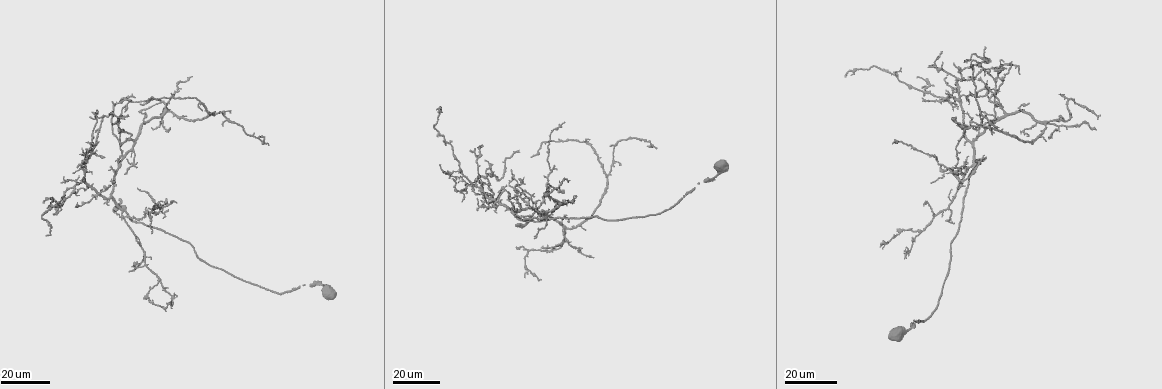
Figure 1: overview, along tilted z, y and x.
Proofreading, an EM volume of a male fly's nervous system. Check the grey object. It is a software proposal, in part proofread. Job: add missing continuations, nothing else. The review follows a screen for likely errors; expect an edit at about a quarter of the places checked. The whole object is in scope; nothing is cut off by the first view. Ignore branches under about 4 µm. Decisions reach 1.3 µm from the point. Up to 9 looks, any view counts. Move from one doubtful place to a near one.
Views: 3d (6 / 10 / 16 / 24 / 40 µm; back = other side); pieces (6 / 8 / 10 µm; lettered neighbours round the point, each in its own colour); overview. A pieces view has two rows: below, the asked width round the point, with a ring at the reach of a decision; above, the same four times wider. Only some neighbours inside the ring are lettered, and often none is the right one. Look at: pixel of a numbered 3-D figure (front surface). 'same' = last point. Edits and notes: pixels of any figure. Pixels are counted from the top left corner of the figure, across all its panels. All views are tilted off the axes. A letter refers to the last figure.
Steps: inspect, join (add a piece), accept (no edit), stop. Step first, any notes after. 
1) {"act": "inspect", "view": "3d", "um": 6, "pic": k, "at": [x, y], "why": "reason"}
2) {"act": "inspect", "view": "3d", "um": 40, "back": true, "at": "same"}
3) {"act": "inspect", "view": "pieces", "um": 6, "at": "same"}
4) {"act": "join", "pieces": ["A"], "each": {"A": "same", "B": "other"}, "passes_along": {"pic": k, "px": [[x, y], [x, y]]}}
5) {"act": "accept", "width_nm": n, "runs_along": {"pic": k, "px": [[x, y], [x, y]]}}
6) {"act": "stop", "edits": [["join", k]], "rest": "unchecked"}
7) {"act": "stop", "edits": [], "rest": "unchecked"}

{"act": "inspect", "view": "3d", "um": 24, "pic": 1, "at": [1001, 77], "why": "branch stops here"}

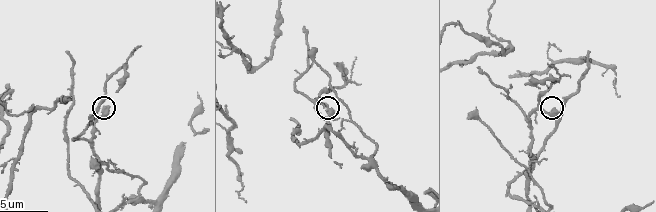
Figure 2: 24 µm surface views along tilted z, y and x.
{"act": "inspect", "view": "pieces", "um": 10, "pic": 2, "at": [560, 113]}

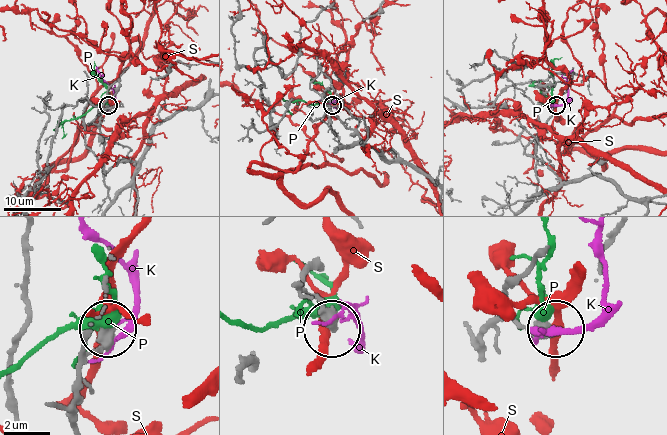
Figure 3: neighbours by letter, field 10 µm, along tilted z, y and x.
{"act": "accept", "each": {"K": "other", "P": "other", "S": "other"}, "runs_along": {"pic": 3, "px": [[297, 287], [309, 292], [331, 328]]}, "found": "none of them fits"}

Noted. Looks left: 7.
{"act": "inspect", "view": "3d", "um": 24, "pic": 1, "at": [984, 46], "why": "an open end"}

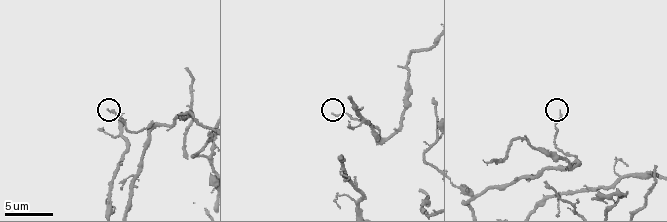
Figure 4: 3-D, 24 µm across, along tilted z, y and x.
{"act": "inspect", "view": "pieces", "um": 8, "pic": 4, "at": [333, 113], "why": "see the neighbours"}

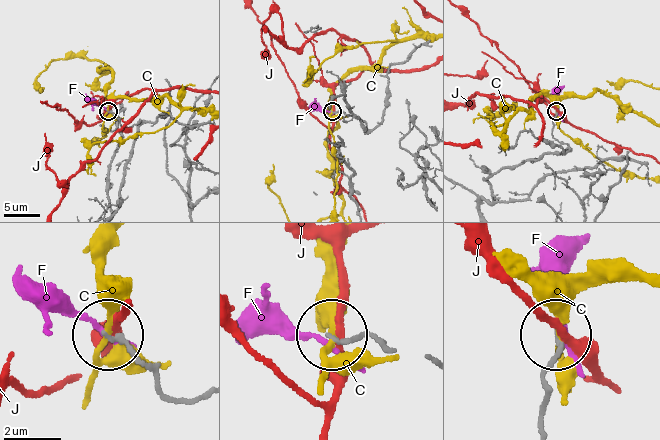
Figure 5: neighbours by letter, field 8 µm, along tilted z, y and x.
{"act": "accept", "each": {"C": "other", "F": "other", "J": "other"}, "runs_along": {"pic": 5, "px": [[198, 396], [170, 395], [106, 335]]}, "found": "no lettered piece goes on from it"}

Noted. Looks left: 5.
{"act": "inspect", "view": "3d", "um": 24, "pic": 1, "at": [120, 200]}

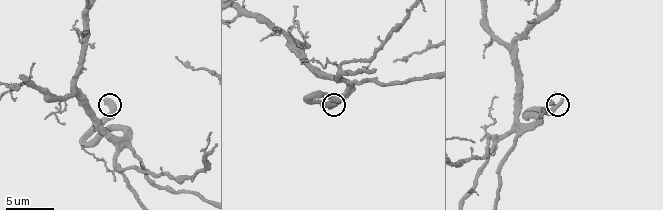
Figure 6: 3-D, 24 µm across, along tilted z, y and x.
{"act": "inspect", "view": "pieces", "um": 10, "pic": 6, "at": [561, 100]}

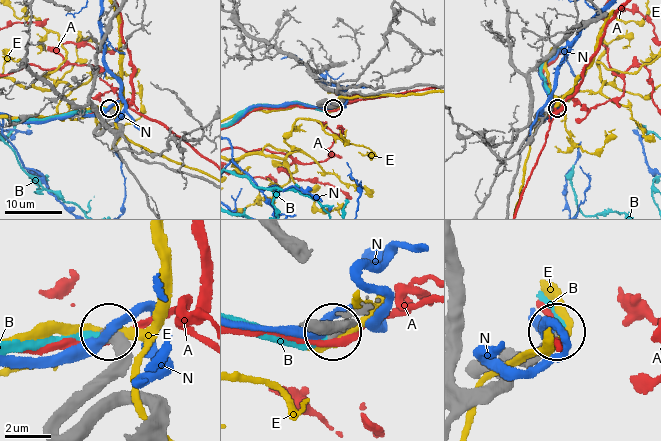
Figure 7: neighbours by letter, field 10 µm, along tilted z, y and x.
{"act": "join", "pieces": ["B"], "width_nm": 370, "each": {"A": "other", "B": "same", "E": "other", "N": "other"}, "found": "the neuron continues"}

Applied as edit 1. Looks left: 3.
{"act": "inspect", "view": "3d", "um": 24, "pic": 1, "at": [167, 200], "why": "branch stops here"}

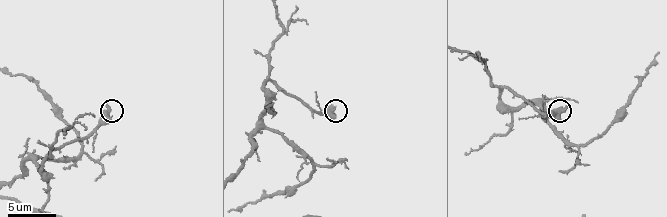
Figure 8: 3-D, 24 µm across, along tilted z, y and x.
{"act": "inspect", "view": "pieces", "um": 8, "pic": 8, "at": [106, 103], "why": "see the neighbours"}

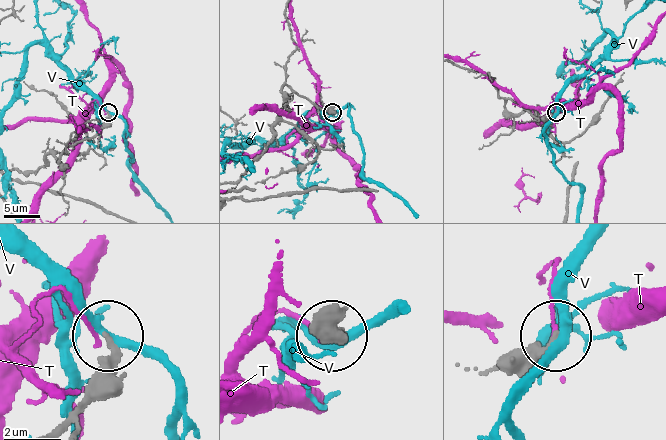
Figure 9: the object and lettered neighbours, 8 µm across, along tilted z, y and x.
{"act": "accept", "width_nm": 270, "each": {"T": "other", "V": "other"}, "runs_along": {"pic": 9, "px": [[68, 426], [105, 338]]}, "found": "none of them fits"}

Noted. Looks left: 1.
{"act": "stop", "edits": [["join", 7]], "rest": "unchecked"}

